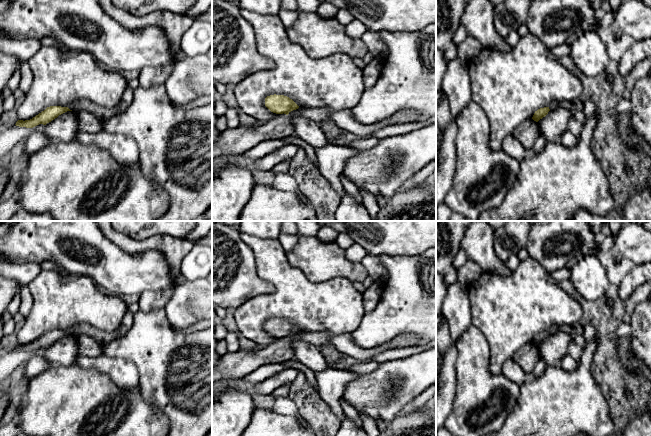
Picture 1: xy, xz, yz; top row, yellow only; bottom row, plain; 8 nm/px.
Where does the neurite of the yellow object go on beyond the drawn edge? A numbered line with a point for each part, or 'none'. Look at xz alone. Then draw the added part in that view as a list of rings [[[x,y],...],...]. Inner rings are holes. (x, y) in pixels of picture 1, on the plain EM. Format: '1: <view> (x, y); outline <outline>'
none

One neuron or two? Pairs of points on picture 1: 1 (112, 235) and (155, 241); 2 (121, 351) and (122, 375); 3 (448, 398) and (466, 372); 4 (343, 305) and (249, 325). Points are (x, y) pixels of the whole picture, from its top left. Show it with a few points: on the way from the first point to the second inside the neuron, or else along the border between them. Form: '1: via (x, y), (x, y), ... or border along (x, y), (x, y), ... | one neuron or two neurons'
1: via (123, 241), (127, 244), (144, 244) | one neuron
2: border along (102, 354), (108, 357), (128, 359), (138, 373) | two neurons
3: border along (455, 364), (455, 397), (450, 411) | two neurons
4: via (320, 305), (272, 305) | one neuron

